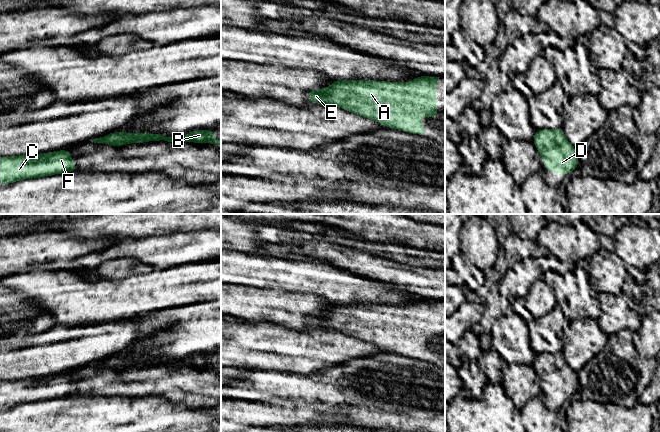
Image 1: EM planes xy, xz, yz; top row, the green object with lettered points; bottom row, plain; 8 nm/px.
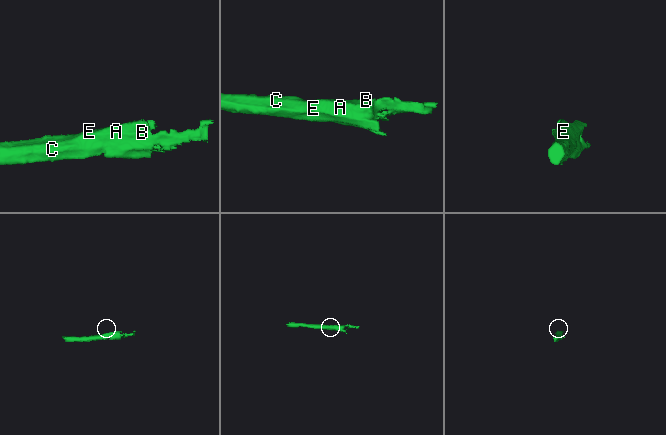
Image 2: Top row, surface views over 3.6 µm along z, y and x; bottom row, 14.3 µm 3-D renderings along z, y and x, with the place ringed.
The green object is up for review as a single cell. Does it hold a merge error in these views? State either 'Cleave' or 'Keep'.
Keep

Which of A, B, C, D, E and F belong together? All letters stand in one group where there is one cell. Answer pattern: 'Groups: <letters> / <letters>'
Groups: A B C D E F

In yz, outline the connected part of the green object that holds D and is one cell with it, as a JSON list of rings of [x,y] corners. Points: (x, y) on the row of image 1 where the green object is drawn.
[[[562,127],[556,129],[537,130],[532,139],[540,156],[545,160],[542,162],[547,170],[558,174],[569,175],[576,167],[579,166],[577,149],[567,140]]]

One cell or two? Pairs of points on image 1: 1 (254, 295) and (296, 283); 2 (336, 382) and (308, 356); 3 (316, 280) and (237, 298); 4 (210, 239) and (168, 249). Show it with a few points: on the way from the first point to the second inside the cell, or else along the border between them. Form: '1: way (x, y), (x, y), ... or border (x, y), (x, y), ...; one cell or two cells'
1: border (253, 286), (279, 288), (299, 293); two cells
2: border (344, 361), (310, 373), (299, 374); two cells
3: border (256, 287), (279, 288), (302, 293); two cells
4: way (200, 246), (178, 249); one cell

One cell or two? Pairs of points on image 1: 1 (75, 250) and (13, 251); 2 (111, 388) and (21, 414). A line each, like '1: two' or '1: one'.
1: one
2: two

